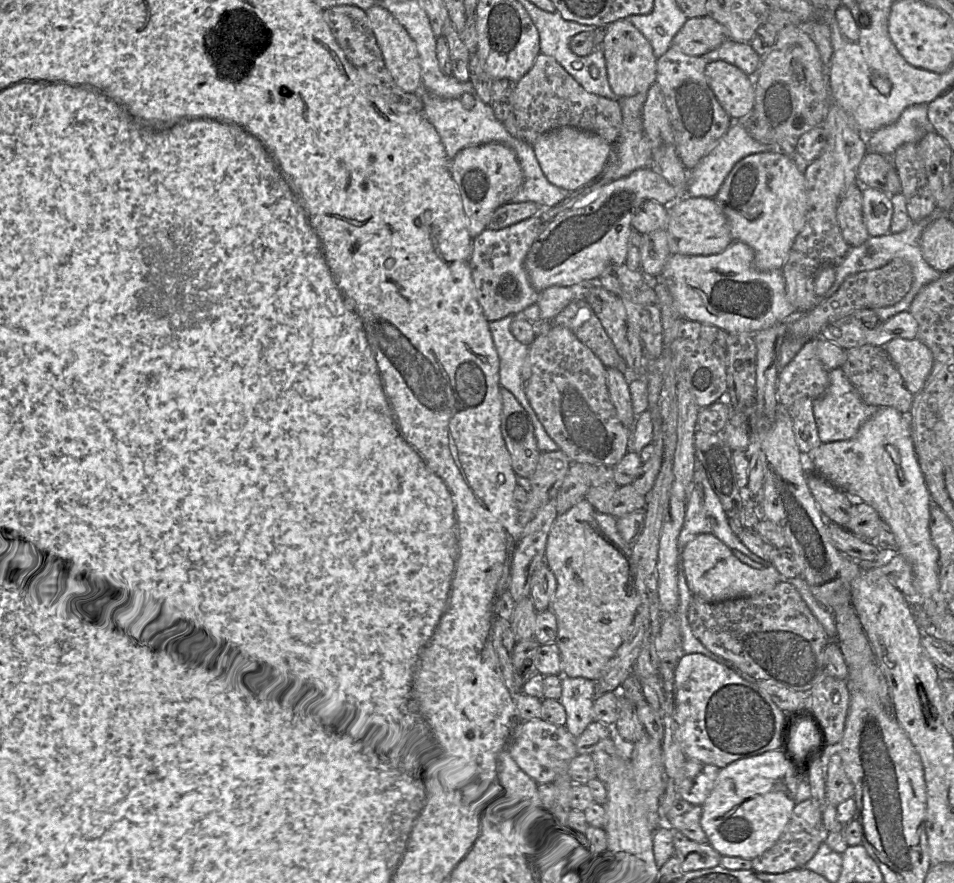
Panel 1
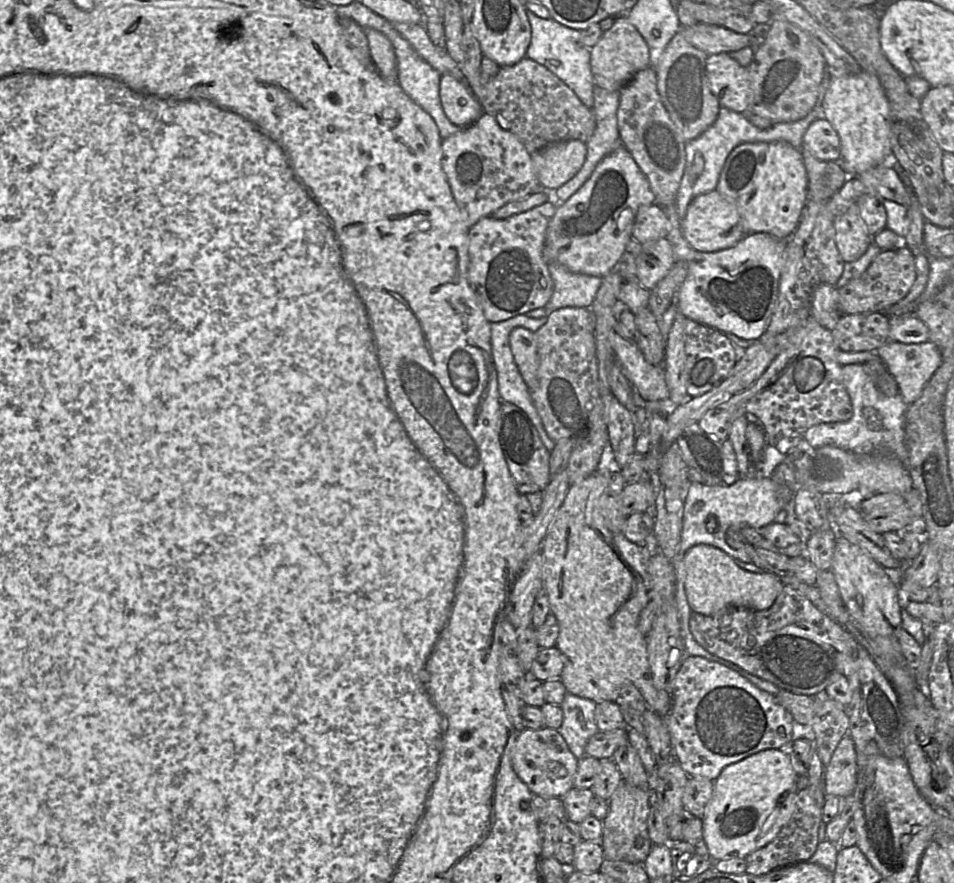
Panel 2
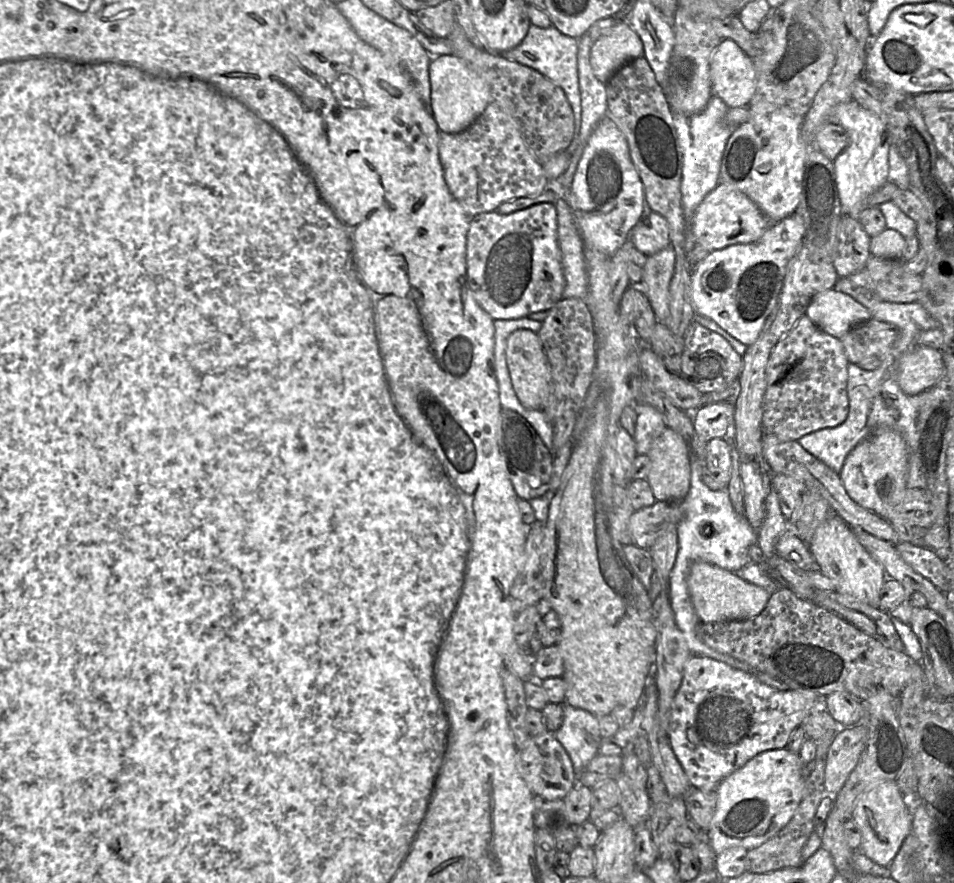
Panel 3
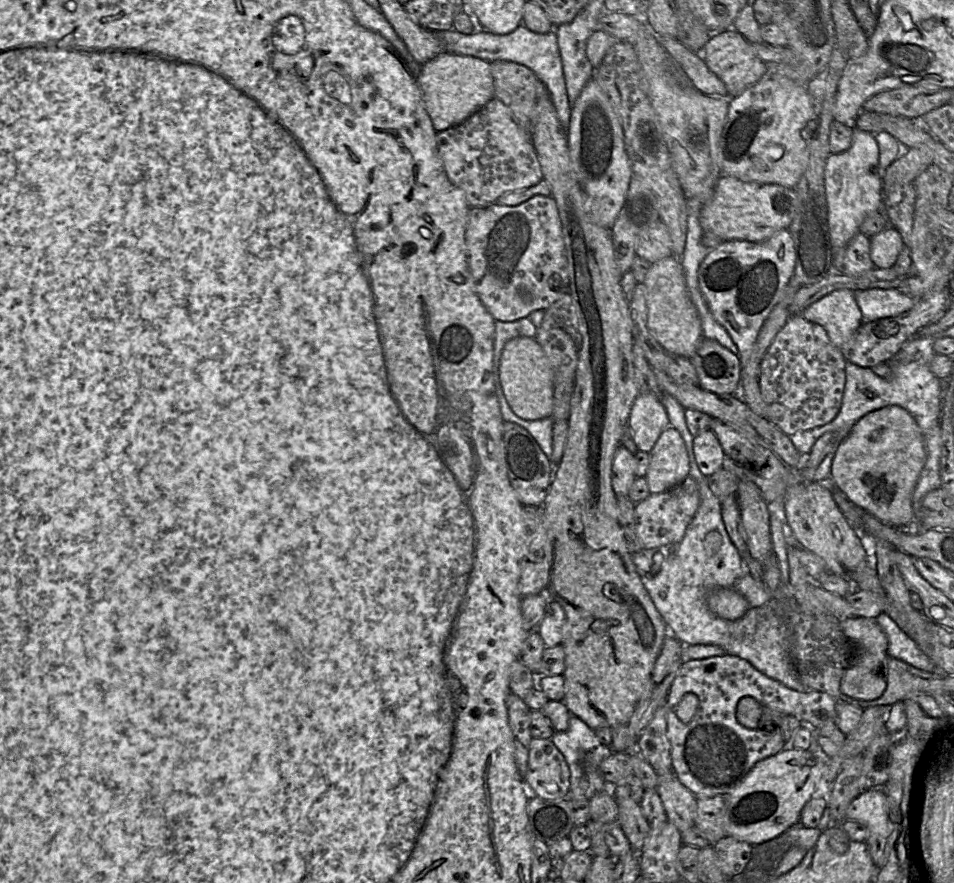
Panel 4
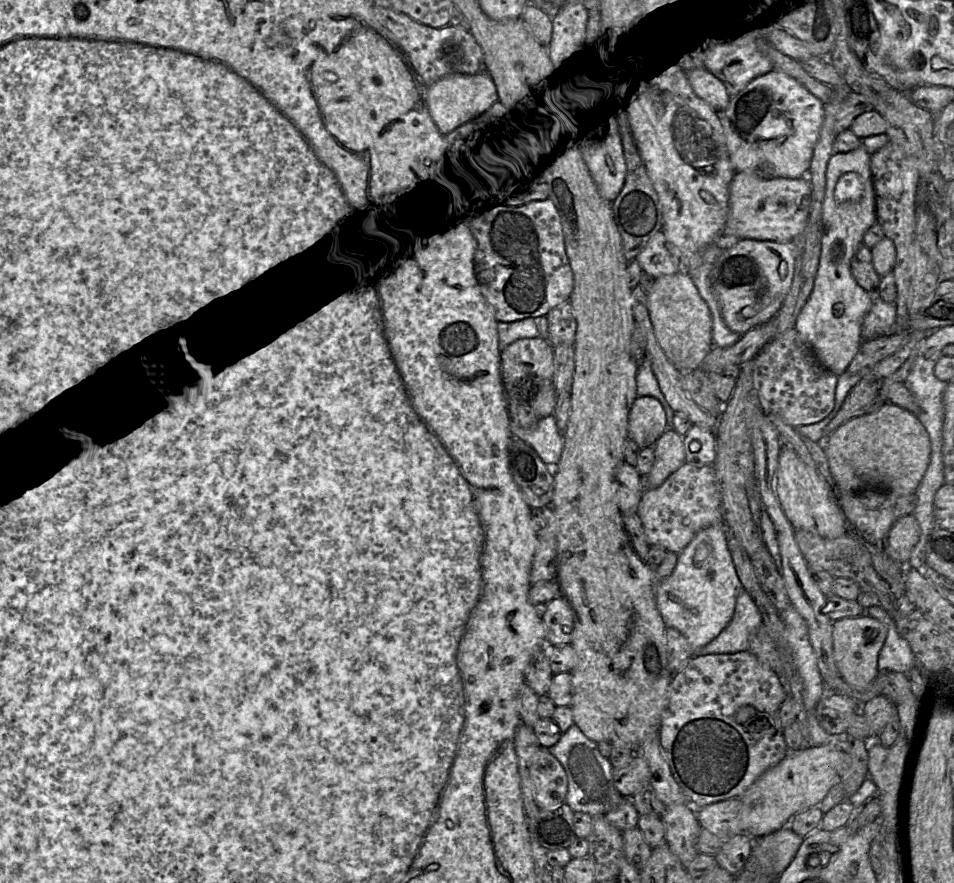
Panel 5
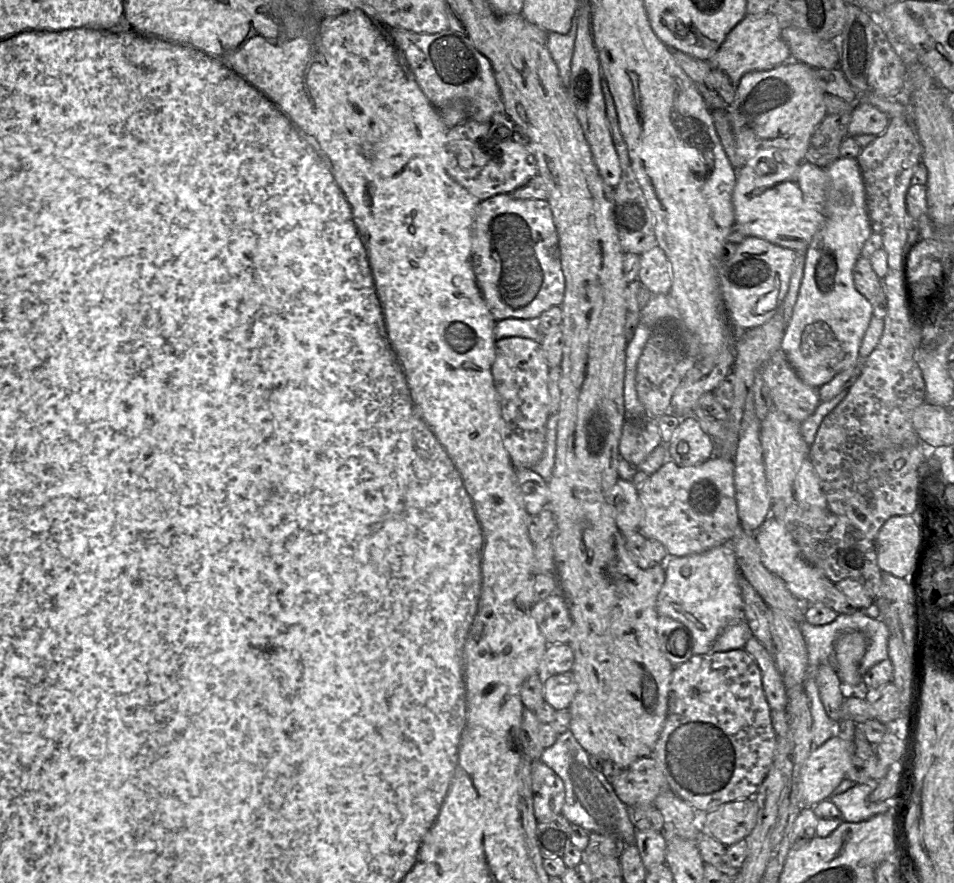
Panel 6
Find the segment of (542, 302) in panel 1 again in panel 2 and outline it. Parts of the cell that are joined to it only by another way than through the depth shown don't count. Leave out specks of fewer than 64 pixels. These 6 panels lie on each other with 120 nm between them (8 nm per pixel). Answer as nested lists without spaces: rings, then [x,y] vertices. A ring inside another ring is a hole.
[[[549,262],[548,268],[554,289],[544,306],[547,316],[563,307],[591,307],[602,277],[572,272],[558,262]]]

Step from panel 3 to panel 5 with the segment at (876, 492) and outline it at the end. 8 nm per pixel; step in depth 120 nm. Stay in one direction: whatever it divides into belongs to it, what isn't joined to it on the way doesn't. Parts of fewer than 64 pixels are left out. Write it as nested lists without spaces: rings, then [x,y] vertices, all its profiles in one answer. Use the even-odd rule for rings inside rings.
[[[890,402],[848,420],[830,436],[823,437],[819,444],[822,444],[835,487],[840,492],[883,488],[897,493],[913,493],[931,456],[928,432],[917,416]]]

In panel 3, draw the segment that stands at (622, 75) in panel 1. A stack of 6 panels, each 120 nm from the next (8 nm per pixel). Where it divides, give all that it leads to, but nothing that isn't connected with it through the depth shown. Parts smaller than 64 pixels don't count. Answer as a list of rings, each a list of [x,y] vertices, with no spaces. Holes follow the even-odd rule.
[[[619,21],[609,33],[595,40],[590,49],[590,66],[595,77],[606,84],[624,64],[644,57],[639,35],[625,21]]]

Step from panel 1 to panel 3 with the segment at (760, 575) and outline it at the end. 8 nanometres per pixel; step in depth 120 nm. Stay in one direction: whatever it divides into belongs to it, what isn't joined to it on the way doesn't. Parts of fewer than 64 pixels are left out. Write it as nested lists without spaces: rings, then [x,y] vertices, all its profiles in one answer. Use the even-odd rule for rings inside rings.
[[[706,562],[692,564],[687,585],[696,615],[701,622],[707,623],[754,618],[764,610],[773,594],[762,587],[744,581],[734,572]]]

